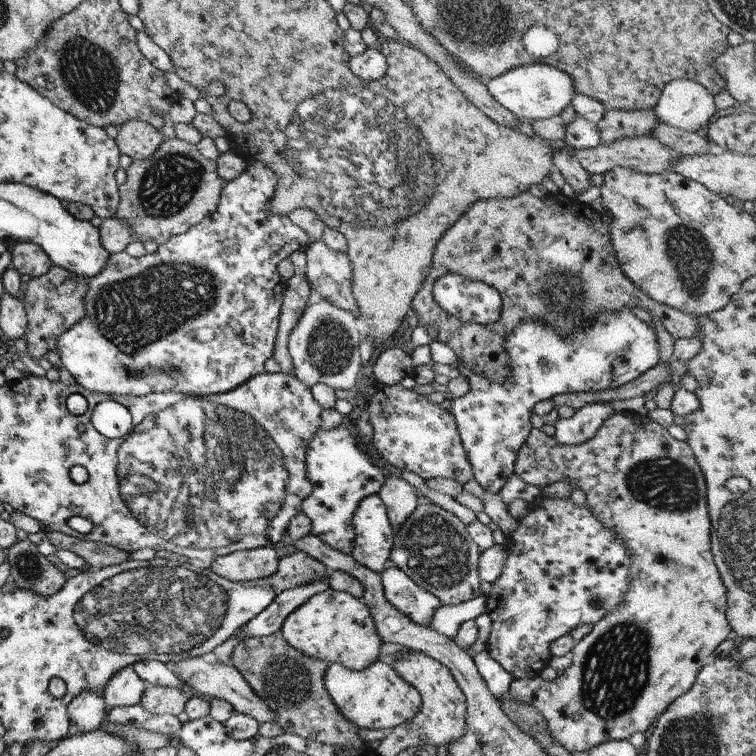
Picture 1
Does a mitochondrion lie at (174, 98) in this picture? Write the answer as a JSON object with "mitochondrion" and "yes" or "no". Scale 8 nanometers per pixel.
{"mitochondrion":"no"}

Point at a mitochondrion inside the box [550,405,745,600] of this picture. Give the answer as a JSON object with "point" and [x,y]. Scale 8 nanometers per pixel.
{"point":[665,483]}

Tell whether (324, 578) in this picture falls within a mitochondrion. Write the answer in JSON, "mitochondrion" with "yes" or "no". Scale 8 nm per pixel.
{"mitochondrion":"no"}

